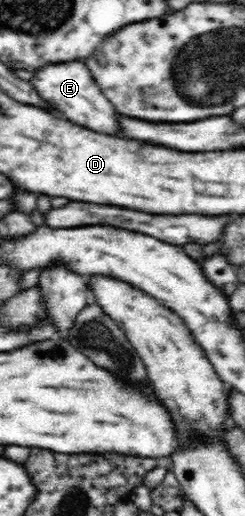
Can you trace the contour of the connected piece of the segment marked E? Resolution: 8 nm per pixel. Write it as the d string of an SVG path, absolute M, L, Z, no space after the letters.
M80 60L64 62L63 64L48 64L44 68L34 72L30 80L36 88L36 93L40 94L40 99L50 105L53 111L64 113L66 119L88 127L98 133L106 135L118 135L118 119L116 119L116 109L106 101L102 91L92 77L91 70Z

